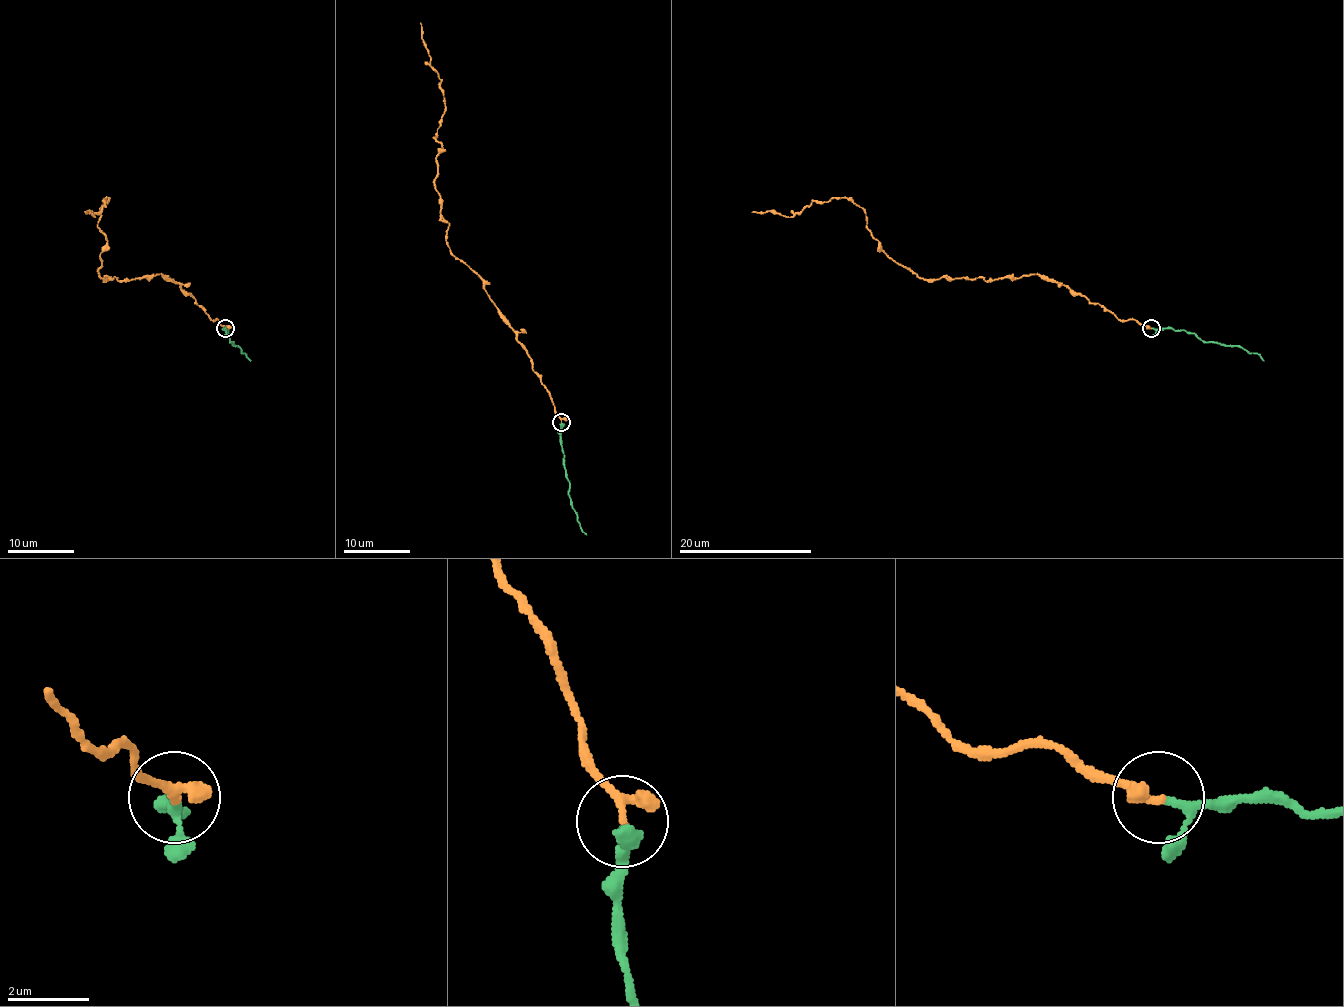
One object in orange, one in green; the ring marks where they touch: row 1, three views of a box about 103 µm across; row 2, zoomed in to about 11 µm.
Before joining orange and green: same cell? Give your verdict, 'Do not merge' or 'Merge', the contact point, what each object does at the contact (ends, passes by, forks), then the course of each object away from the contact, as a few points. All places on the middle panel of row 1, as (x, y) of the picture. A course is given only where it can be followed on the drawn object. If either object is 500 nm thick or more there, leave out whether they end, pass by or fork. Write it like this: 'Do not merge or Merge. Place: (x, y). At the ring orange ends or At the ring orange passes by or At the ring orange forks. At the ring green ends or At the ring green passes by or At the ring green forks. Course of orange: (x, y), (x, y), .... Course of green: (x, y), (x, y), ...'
Merge. Place: (561, 422). At the ring orange passes by. At the ring green passes by. Course of orange: (561, 423), (484, 281), (447, 244), (449, 224), (434, 183), (444, 95), (421, 23). Course of green: (561, 423), (571, 506), (581, 529), (587, 534)

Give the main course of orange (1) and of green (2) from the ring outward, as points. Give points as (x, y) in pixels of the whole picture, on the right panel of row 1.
1: (1152, 327), (1037, 274), (923, 279), (882, 249), (845, 197), (794, 216), (752, 211)
2: (1152, 327), (1193, 332), (1206, 342), (1235, 346), (1258, 354), (1263, 361)

